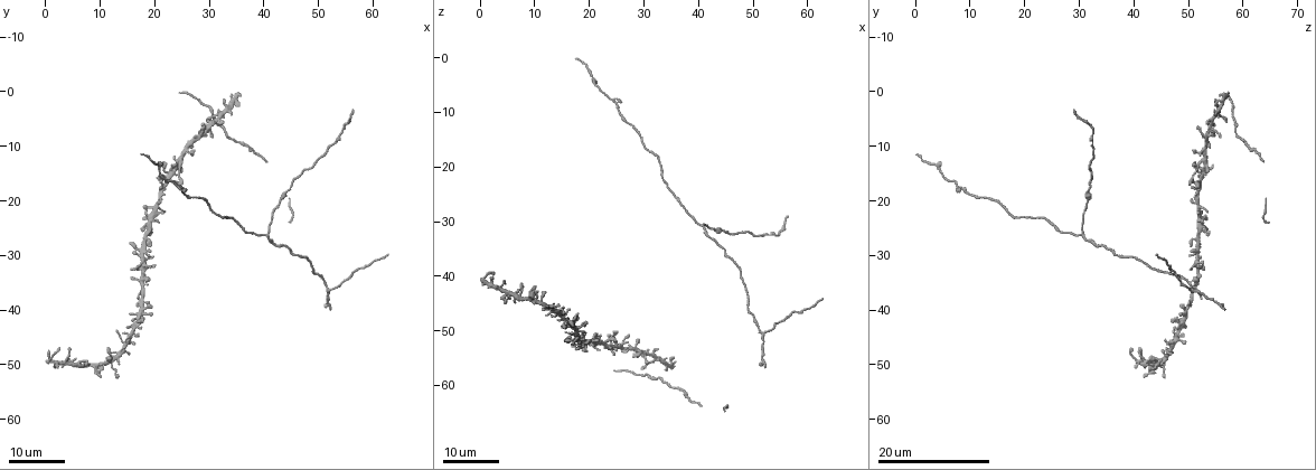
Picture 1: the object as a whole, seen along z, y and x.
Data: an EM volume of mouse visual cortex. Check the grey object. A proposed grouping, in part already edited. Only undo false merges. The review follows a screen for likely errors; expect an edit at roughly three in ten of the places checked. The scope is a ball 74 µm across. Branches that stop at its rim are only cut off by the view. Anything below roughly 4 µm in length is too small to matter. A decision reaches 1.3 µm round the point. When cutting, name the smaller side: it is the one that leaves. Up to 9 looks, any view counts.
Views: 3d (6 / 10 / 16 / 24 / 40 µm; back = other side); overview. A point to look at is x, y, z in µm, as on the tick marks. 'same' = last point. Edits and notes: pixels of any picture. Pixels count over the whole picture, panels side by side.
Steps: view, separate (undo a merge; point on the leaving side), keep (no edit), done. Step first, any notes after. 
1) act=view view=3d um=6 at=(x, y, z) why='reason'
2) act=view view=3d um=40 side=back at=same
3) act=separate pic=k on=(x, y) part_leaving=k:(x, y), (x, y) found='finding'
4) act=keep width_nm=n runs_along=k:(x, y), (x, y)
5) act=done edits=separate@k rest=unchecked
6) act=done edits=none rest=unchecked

act=view view=3d um=24 at=(51.5, 36.0, 50.5) why='arms part here'

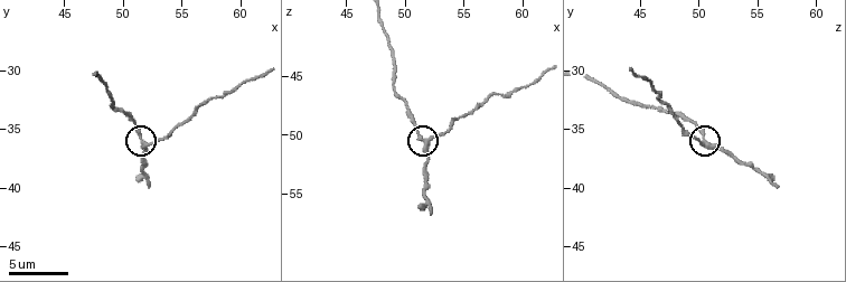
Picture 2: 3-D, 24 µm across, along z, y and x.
act=view view=3d um=10 at=(51.8, 36.2, 50.6) why='closer look'

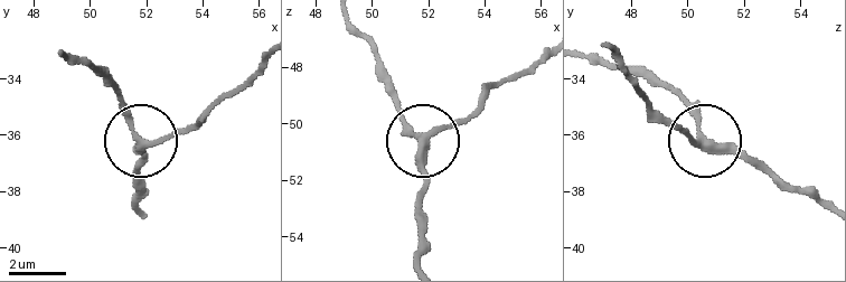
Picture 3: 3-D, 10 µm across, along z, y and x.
act=view view=3d um=6 at=(51.8, 36.2, 50.4)

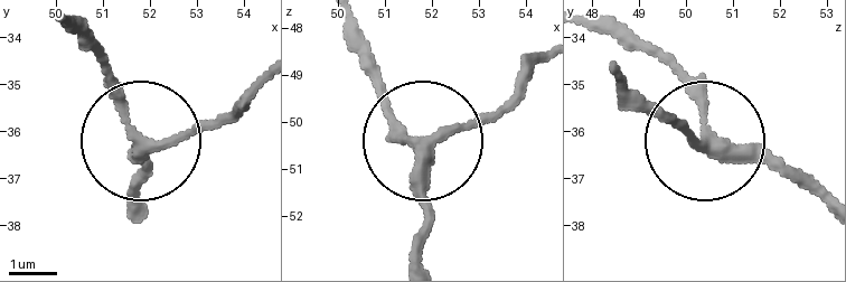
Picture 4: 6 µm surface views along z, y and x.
act=keep found='continuous, no second cell'

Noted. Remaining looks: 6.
act=view view=3d um=24 at=(41.0, 26.0, 30.5) why='arms part here'

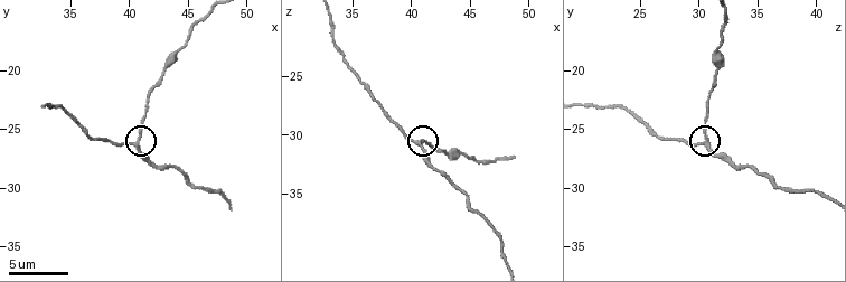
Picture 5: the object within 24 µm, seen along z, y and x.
act=view view=3d um=6 at=(40.4, 26.2, 30.6)

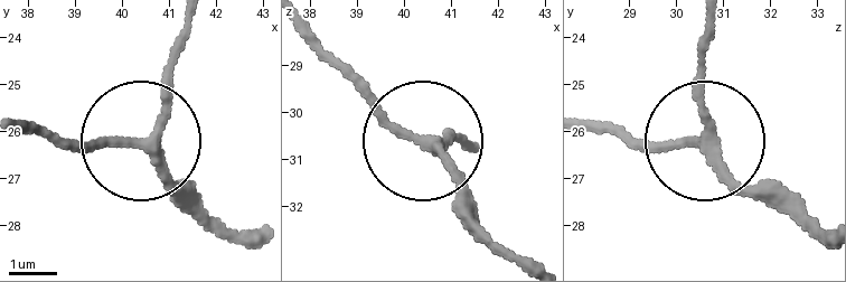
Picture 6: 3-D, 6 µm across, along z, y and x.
act=view view=3d um=6 side=back at=(40.45, 26.25, 30.65) why='other side'

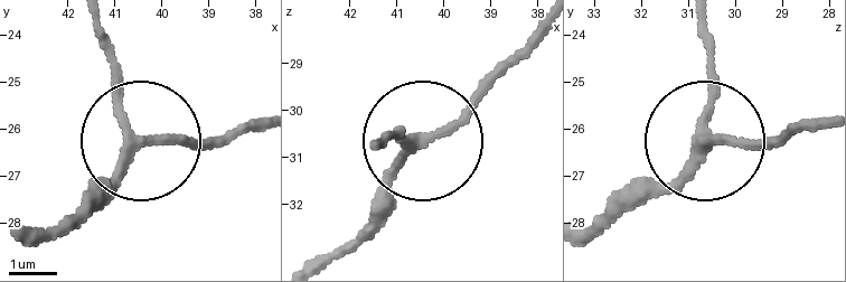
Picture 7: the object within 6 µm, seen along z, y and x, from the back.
act=keep side_arm_um=32 arms=3 found='one cell here'

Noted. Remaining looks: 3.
act=view view=3d um=16 at=(24.5, 13.0, 52.0)

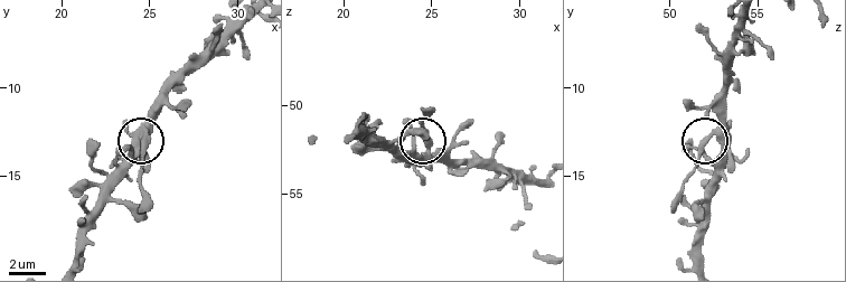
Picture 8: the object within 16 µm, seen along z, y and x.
act=view view=3d um=6 at=(24.8, 12.9, 52.3)

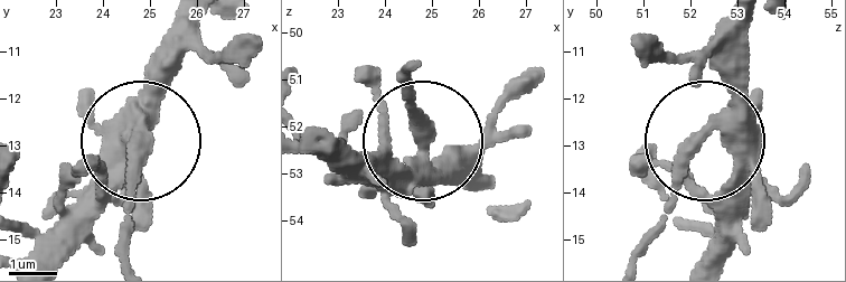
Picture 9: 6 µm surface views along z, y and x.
act=keep side_arm_um=5 found='one cell here'

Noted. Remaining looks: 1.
act=done edits=none rest=unchecked

